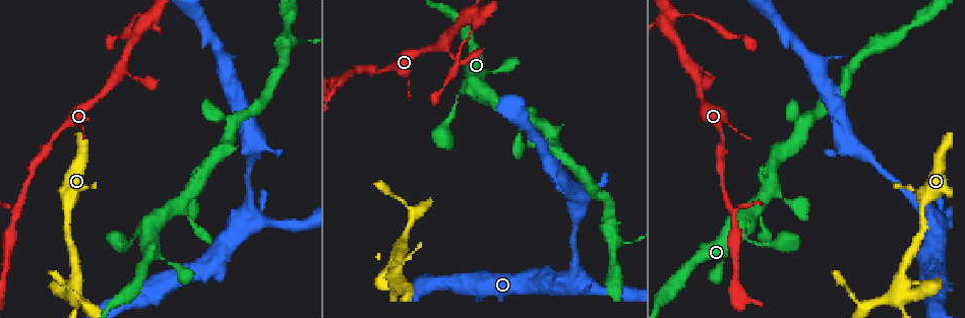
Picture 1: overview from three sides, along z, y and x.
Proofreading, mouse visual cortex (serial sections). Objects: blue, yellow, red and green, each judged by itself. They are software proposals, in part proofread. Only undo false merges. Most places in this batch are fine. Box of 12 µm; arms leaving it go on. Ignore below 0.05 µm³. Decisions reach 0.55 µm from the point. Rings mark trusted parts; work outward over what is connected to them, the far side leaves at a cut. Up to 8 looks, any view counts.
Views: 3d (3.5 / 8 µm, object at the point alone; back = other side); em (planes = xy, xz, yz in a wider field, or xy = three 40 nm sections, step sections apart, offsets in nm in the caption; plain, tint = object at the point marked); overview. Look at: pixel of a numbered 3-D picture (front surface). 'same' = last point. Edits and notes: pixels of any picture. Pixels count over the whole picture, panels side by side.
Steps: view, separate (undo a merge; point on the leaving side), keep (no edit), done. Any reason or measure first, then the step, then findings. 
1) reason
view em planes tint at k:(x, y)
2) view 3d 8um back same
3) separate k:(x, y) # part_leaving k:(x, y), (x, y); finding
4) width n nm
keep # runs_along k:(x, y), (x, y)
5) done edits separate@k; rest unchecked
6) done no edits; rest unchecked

four arms meet
view 3d 3.5um at 1:(74, 297)

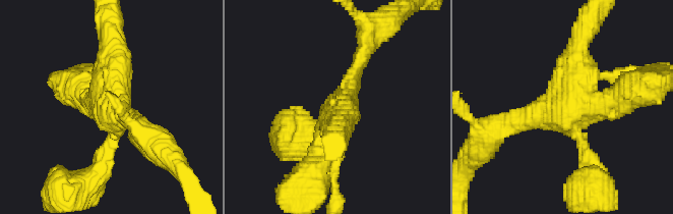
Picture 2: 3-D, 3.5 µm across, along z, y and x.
view em xy step 1 tint at 2:(114, 110)

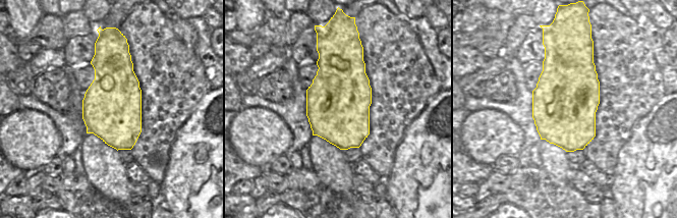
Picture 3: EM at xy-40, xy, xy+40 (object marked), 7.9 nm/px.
arm_widths 200, 250, 350, 400 nm
keep # runs_along 2:(586, 29), (572, 97), (517, 122); continuous, no second cell

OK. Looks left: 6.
sudden change in width
view 3d 3.5um at 1:(132, 242)

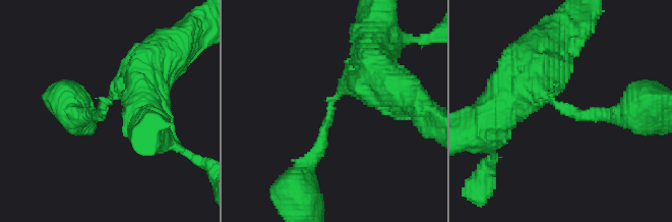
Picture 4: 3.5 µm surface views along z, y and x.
arm_widths 200, 350 nm; now the EM
view em xy step 3 tint at 4:(106, 104)

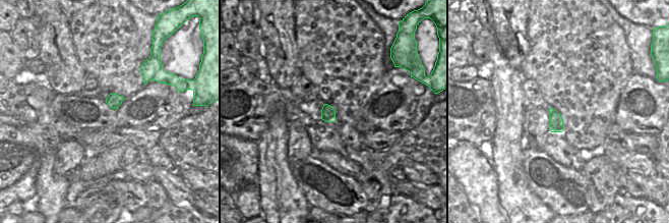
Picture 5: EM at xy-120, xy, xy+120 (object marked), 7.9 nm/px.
keep # runs_along 4:(378, 66), (347, 79), (306, 163); one cell here

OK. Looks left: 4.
thin neck
view 3d 3.5um at 1:(375, 69)

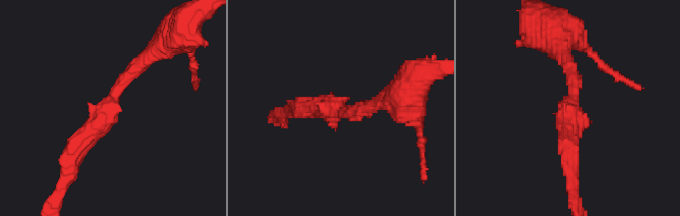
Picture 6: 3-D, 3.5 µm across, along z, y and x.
keep # all the same cell

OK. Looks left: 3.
side arm on a straight run
view 3d 3.5um at 1:(340, 82)

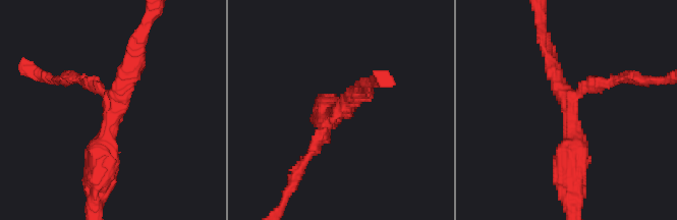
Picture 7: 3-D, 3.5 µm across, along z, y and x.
arms 3; arm_widths 200, 200, 300 nm
view em xy step 1 tint at 7:(116, 96)

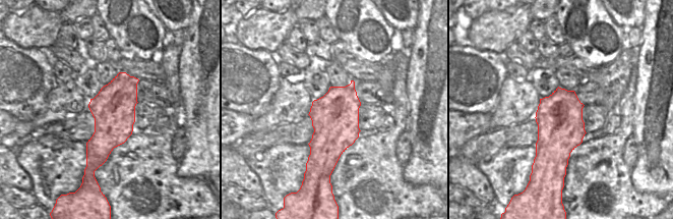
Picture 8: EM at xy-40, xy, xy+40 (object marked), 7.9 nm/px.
cut it another way
view em planes tint same

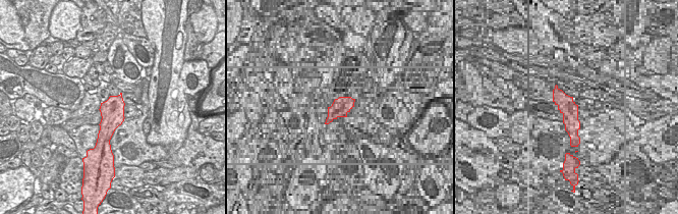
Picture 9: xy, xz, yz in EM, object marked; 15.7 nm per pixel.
keep # continuous, no second cell

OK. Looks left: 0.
done no edits; rest unchecked

